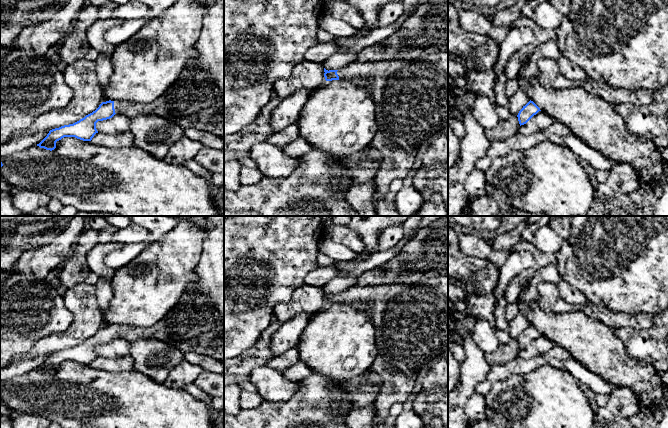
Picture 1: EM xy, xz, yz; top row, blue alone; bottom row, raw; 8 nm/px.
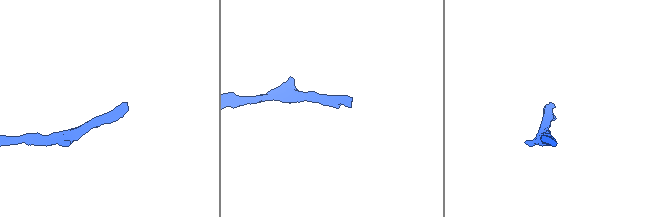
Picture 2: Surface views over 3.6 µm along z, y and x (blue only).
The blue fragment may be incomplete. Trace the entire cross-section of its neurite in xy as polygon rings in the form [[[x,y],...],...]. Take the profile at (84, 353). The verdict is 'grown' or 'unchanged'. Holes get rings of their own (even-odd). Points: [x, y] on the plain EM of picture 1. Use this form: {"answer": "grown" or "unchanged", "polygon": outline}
{"answer": "grown", "polygon": [[[206,216],[207,237],[203,242],[200,260],[195,267],[199,279],[182,294],[176,305],[156,324],[138,328],[125,325],[106,325],[92,337],[79,345],[55,352],[37,370],[54,374],[56,366],[64,361],[75,361],[91,365],[96,357],[96,347],[112,342],[115,338],[126,339],[130,343],[139,338],[154,338],[178,348],[182,353],[194,352],[212,357],[224,364],[224,216]]]}

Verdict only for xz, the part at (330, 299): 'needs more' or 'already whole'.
needs more

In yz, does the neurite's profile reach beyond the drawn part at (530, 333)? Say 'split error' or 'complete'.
complete

